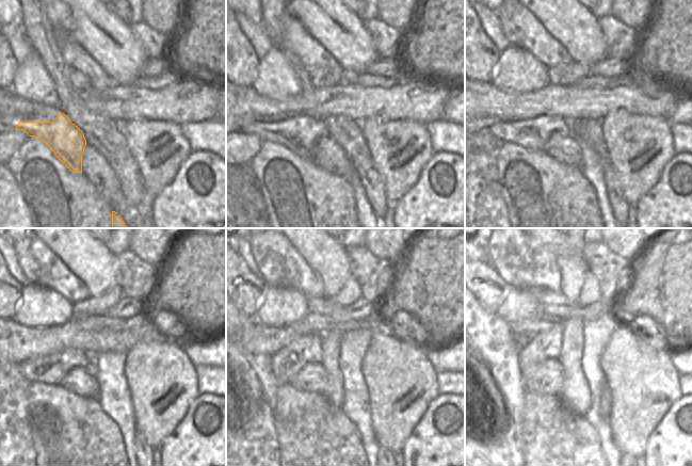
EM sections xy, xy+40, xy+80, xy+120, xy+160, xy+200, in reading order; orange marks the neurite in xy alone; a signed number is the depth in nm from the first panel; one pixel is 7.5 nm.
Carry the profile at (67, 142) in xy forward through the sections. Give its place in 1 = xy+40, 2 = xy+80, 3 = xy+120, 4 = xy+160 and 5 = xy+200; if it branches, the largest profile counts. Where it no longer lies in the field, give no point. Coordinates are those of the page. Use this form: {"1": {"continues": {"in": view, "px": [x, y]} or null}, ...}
{"1": {"continues": {"in": "xy+40", "px": [300, 134]}}, "2": {"continues": {"in": "xy+80", "px": [532, 134]}}, "3": {"continues": {"in": "xy+120", "px": [52, 369]}}, "4": {"continues": {"in": "xy+160", "px": [286, 365]}}, "5": {"continues": {"in": "xy+200", "px": [547, 344]}}}

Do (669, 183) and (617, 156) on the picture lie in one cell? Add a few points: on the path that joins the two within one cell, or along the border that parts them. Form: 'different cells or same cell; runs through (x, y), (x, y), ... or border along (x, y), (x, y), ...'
different cells; border along (673, 157), (664, 167), (659, 179), (642, 196)

